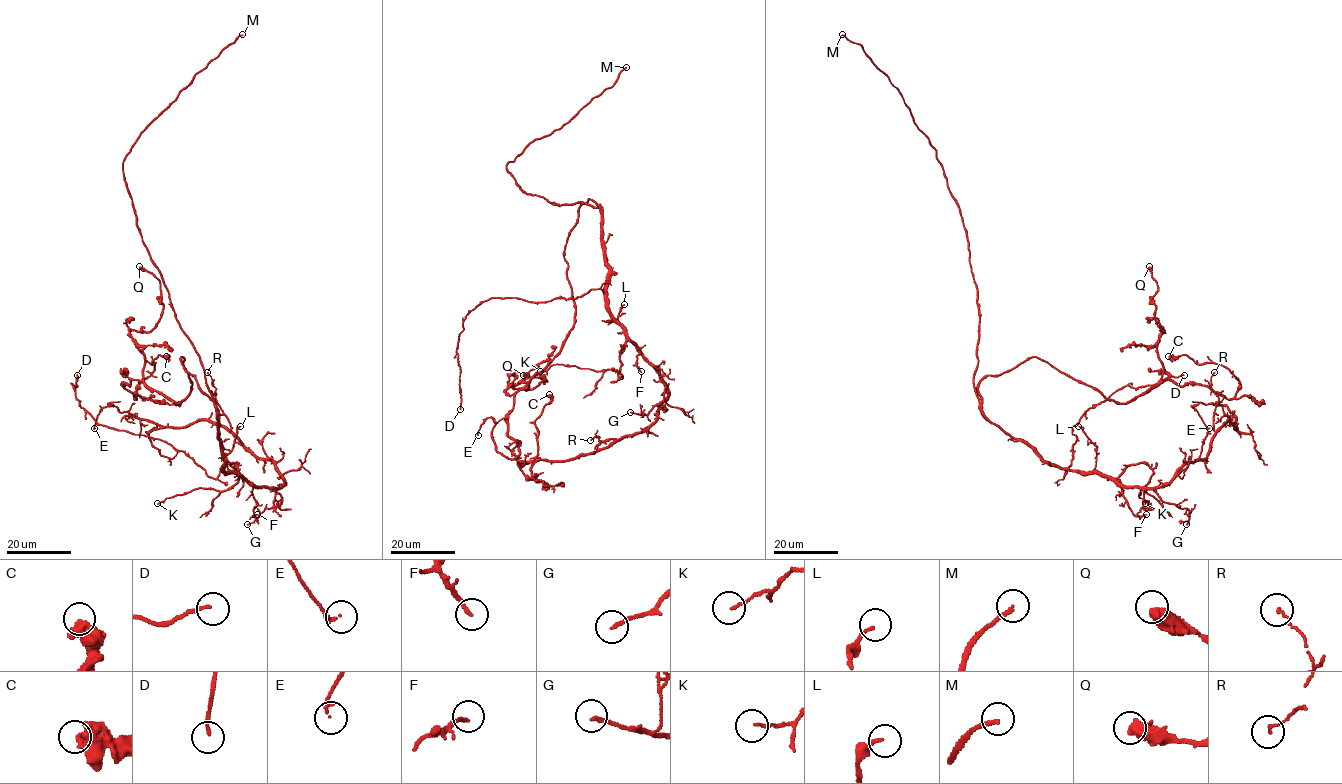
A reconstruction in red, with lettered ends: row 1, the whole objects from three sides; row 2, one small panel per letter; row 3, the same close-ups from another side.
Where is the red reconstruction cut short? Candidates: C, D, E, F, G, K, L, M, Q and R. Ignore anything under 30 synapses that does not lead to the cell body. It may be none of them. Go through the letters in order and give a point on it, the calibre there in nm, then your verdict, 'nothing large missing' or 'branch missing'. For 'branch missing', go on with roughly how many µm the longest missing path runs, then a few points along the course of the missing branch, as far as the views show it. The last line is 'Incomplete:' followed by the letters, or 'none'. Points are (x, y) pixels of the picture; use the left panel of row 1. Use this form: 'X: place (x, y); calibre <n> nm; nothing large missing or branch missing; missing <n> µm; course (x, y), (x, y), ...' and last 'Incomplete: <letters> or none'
C: place (166, 356); calibre 550 nm; nothing large missing
D: place (77, 375); calibre 120 nm; nothing large missing
E: place (94, 428); calibre 160 nm; nothing large missing
F: place (257, 514); calibre 180 nm; nothing large missing
G: place (247, 524); calibre 160 nm; nothing large missing
K: place (157, 503); calibre 110 nm; nothing large missing
L: place (240, 426); calibre 160 nm; nothing large missing
M: place (242, 34); calibre 200 nm; branch missing; missing 50 µm; course (242, 34), (273, 24), (283, 47), (281, 74)
Q: place (139, 266); calibre 550 nm; nothing large missing
R: place (207, 372); calibre 120 nm; nothing large missing
Incomplete: M

